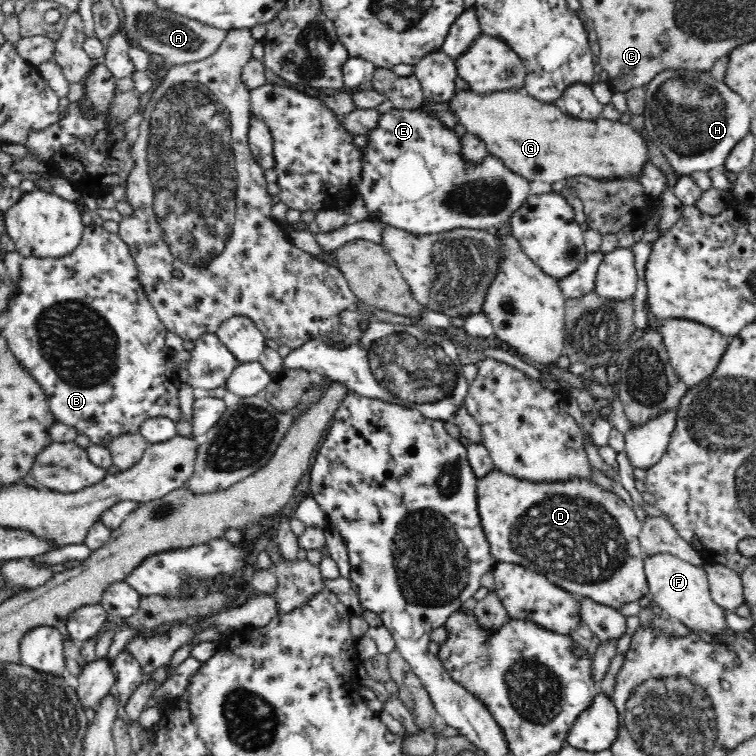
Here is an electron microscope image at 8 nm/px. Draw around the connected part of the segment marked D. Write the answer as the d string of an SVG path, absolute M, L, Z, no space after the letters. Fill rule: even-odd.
M495 468L478 479L477 493L480 524L490 543L490 554L497 561L534 569L570 595L585 597L616 609L650 596L639 541L643 525L632 507L614 491L606 491L592 479L530 481L506 475Z

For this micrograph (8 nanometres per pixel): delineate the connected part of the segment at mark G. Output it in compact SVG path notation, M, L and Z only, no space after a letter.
M524 89L480 94L470 90L456 93L449 101L450 112L466 132L477 136L488 152L499 158L512 172L532 182L540 180L554 184L572 176L589 176L596 180L614 178L640 178L644 164L650 161L650 152L644 136L628 124L612 122L606 118L579 120L566 115L555 103L543 103Z

